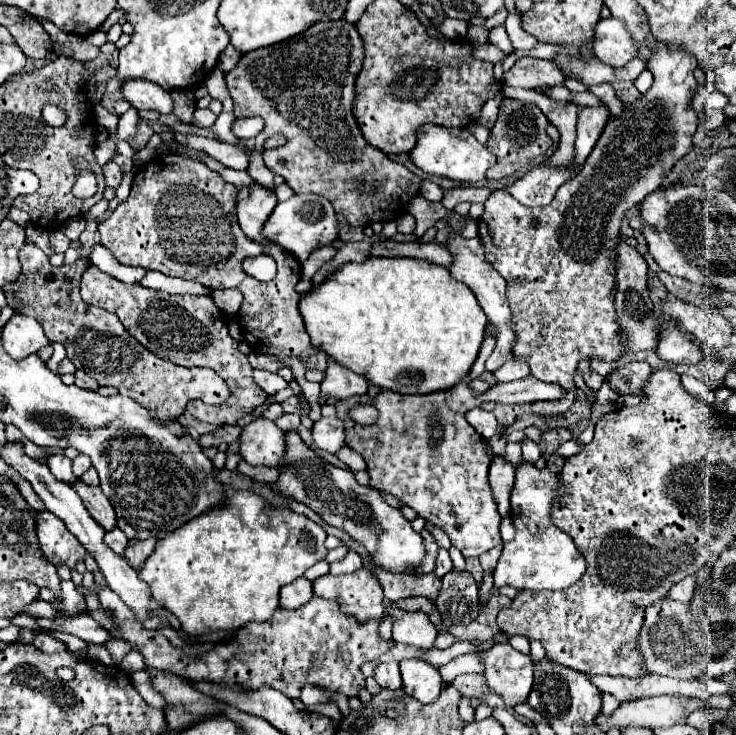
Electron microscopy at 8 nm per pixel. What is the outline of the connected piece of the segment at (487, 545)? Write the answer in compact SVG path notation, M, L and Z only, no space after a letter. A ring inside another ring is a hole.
M529 376L521 382L495 384L485 394L475 394L469 388L469 382L461 380L447 392L403 396L391 390L381 390L375 398L365 394L349 400L337 400L335 408L337 416L345 422L347 446L365 456L371 486L395 496L405 506L413 508L423 520L441 528L449 536L451 544L459 548L465 558L469 558L481 556L501 544L501 516L487 478L491 464L487 440L465 420L465 412L487 400L511 404L559 400L563 396L565 390L561 386ZM367 402L377 408L379 416L373 424L363 426L351 420L349 410Z

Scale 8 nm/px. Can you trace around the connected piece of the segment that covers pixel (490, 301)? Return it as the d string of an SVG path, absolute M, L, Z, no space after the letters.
M451 234L449 240L447 240L447 248L449 248L449 252L451 252L453 258L455 258L455 262L453 262L453 266L449 268L449 272L453 274L453 278L457 278L459 282L467 284L467 286L473 290L473 294L477 296L477 300L479 300L483 312L487 314L489 324L493 324L493 326L497 328L497 336L495 336L497 344L495 344L495 350L493 350L493 354L491 354L491 356L487 358L487 362L485 362L485 368L487 368L489 372L493 372L493 370L497 370L499 366L503 366L507 360L513 358L515 330L513 330L513 322L511 322L511 320L513 320L511 306L509 306L509 300L507 300L507 292L505 292L507 282L505 282L505 278L503 278L489 262L485 262L485 252L483 252L483 246L481 246L481 240L479 240L479 238L465 240L465 238L461 238L459 234Z

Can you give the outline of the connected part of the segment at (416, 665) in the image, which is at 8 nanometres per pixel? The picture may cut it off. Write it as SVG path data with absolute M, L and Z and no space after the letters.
M401 660L403 690L421 704L431 704L441 694L443 682L435 666L423 660Z

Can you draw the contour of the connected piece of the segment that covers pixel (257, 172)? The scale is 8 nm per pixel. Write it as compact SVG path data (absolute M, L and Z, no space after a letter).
M241 146L241 148L249 154L249 168L247 168L249 176L251 176L257 184L261 184L263 188L275 190L275 184L273 184L273 172L263 164L261 152L259 152L259 150L251 150L251 148L245 148L245 146Z

